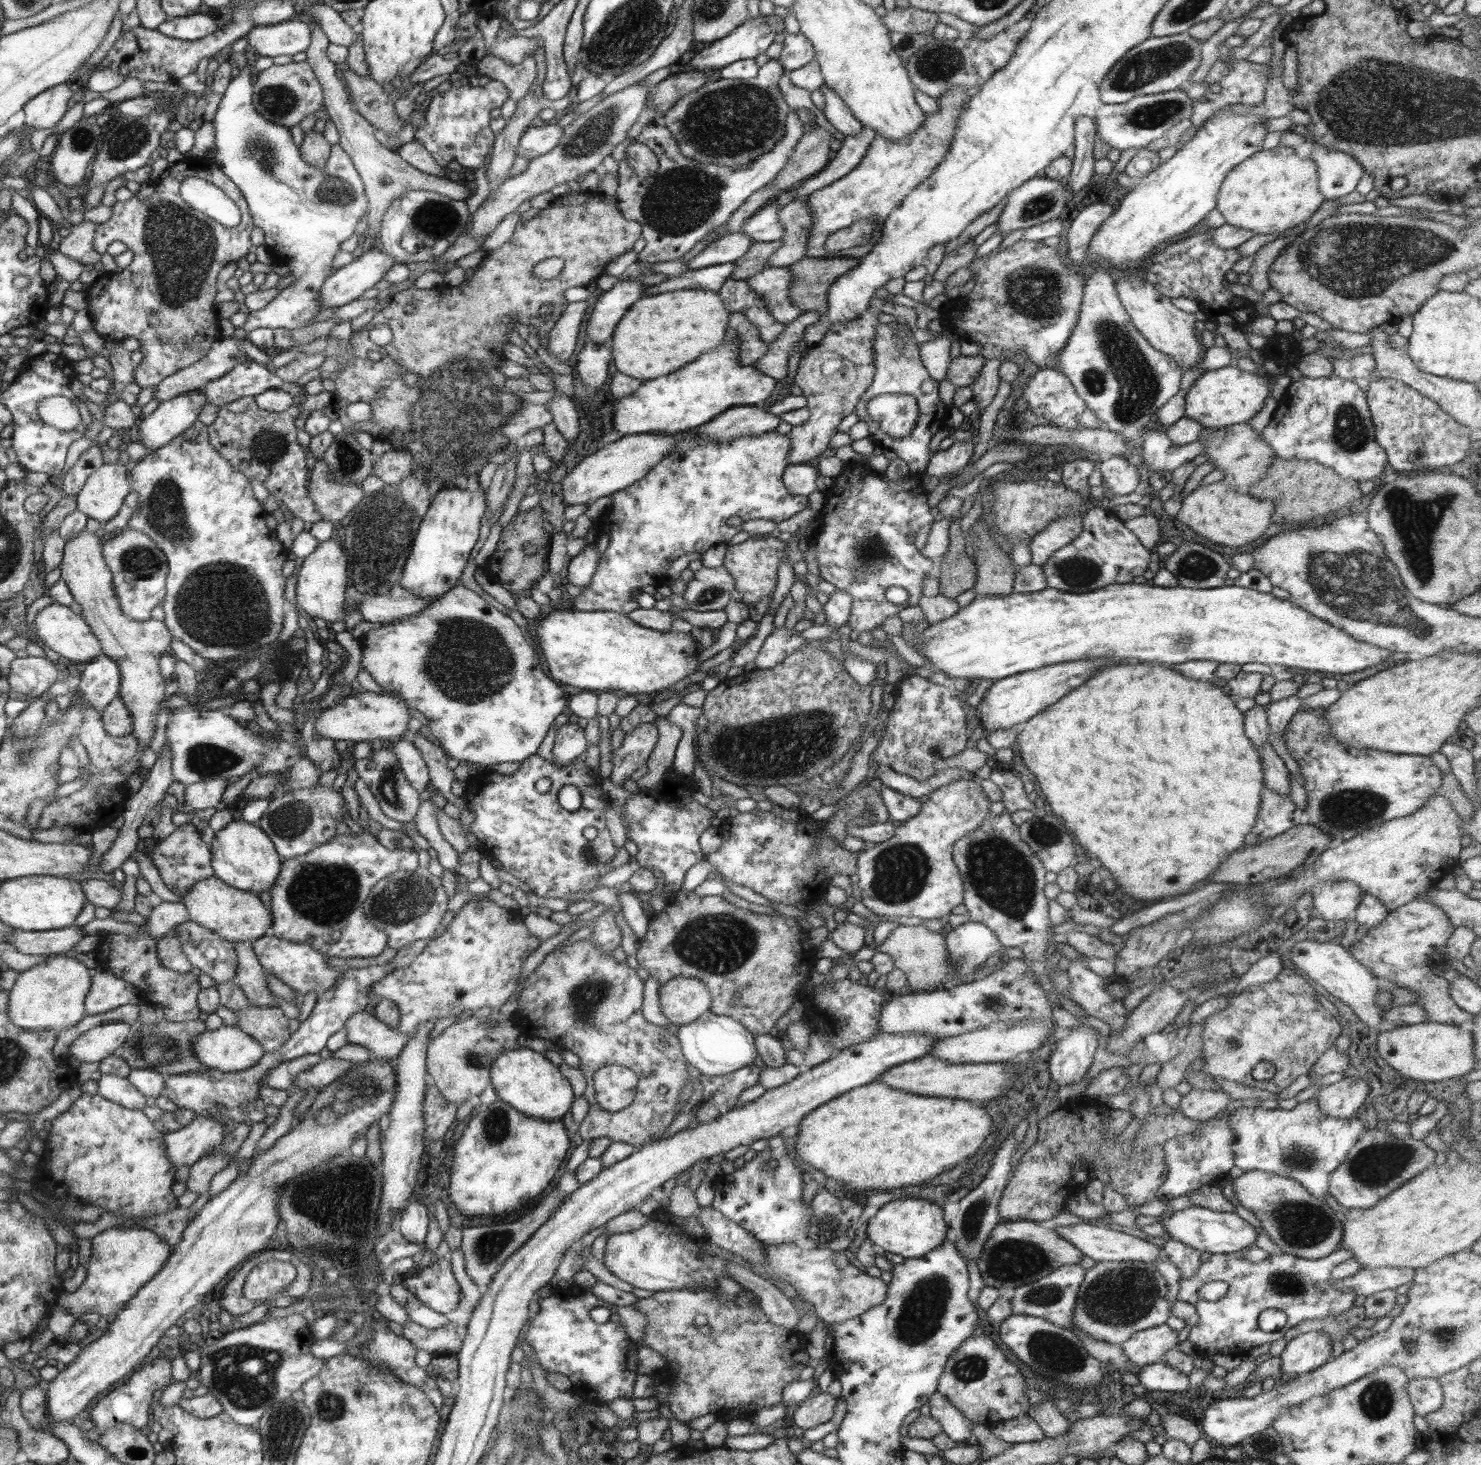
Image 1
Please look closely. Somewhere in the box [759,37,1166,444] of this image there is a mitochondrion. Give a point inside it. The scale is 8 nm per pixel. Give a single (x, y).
(1138, 387)

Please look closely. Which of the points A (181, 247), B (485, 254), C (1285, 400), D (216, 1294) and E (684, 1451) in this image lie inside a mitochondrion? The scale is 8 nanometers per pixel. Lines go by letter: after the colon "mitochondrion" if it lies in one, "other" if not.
A: mitochondrion
B: other
C: other
D: other
E: other

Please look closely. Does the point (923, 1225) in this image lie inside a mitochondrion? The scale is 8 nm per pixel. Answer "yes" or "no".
no

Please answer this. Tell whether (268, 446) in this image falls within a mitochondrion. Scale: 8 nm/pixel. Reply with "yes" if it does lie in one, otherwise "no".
yes

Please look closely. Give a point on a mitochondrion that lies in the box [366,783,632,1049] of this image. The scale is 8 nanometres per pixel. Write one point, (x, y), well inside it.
(587, 999)

